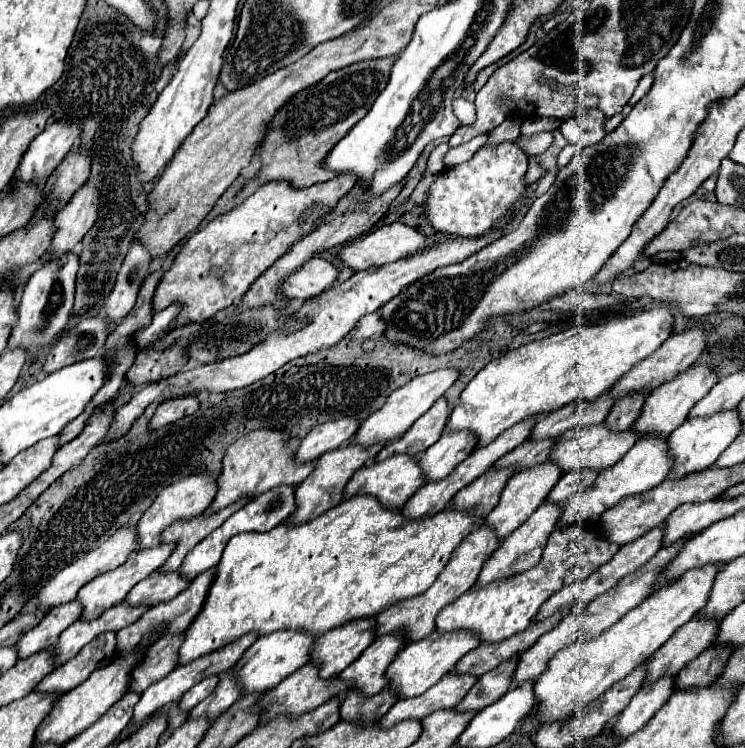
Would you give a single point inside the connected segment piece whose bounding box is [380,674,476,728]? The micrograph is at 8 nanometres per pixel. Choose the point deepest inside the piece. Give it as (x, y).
(451, 689)

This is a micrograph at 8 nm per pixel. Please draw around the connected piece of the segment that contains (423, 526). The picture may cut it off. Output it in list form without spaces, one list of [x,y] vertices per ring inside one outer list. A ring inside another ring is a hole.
[[[352,496],[352,498],[346,498],[344,502],[340,502],[338,506],[330,508],[326,514],[306,522],[306,524],[300,524],[300,526],[276,526],[268,532],[246,532],[246,534],[238,534],[234,538],[230,538],[230,542],[226,544],[226,550],[222,552],[222,562],[218,562],[218,566],[214,568],[216,570],[216,576],[210,584],[210,590],[208,590],[208,596],[204,600],[204,606],[202,610],[198,612],[198,616],[192,620],[192,624],[188,626],[188,630],[184,632],[184,640],[182,640],[182,646],[178,648],[178,666],[184,666],[200,656],[206,656],[206,654],[212,654],[232,642],[236,642],[238,638],[242,638],[244,634],[258,634],[258,636],[264,636],[264,634],[272,634],[276,630],[304,630],[312,636],[320,636],[332,628],[338,628],[350,620],[358,620],[358,618],[374,618],[376,614],[380,614],[382,610],[390,608],[392,604],[396,602],[402,602],[402,600],[410,600],[414,596],[420,596],[434,580],[436,576],[442,572],[442,568],[446,566],[450,554],[454,552],[454,548],[472,532],[474,528],[474,516],[472,514],[460,514],[460,512],[454,512],[454,510],[444,510],[444,512],[438,512],[436,516],[430,516],[430,518],[424,518],[422,522],[418,520],[404,520],[400,510],[382,510],[382,506],[378,504],[378,500],[374,496]]]

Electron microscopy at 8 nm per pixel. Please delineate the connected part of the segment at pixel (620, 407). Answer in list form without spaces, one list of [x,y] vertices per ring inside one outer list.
[[[638,392],[638,394],[632,394],[632,396],[618,400],[612,406],[610,414],[606,416],[604,424],[610,426],[610,430],[616,430],[616,432],[628,430],[634,424],[634,420],[638,418],[642,404],[644,404],[644,392]]]

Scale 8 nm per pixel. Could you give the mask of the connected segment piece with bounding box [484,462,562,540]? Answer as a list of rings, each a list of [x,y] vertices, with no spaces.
[[[544,462],[544,464],[538,464],[538,466],[530,468],[530,470],[526,470],[526,472],[514,474],[508,480],[508,484],[504,486],[496,508],[486,516],[484,526],[492,528],[500,536],[500,540],[506,538],[508,534],[512,534],[520,524],[524,524],[534,514],[534,510],[544,502],[546,494],[554,488],[554,484],[558,482],[560,476],[562,476],[560,468],[556,464],[552,464],[552,462]]]

